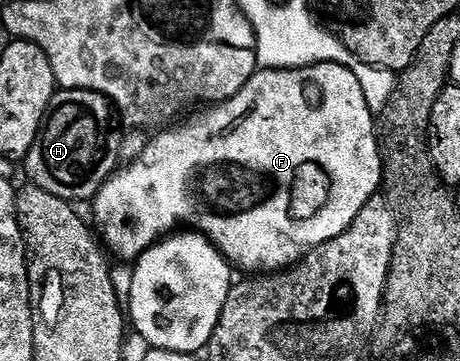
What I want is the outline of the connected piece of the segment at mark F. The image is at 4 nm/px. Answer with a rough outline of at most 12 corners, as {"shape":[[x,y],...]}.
{"shape":[[258,69],[92,200],[136,261],[179,223],[276,273],[383,183],[359,77]]}

